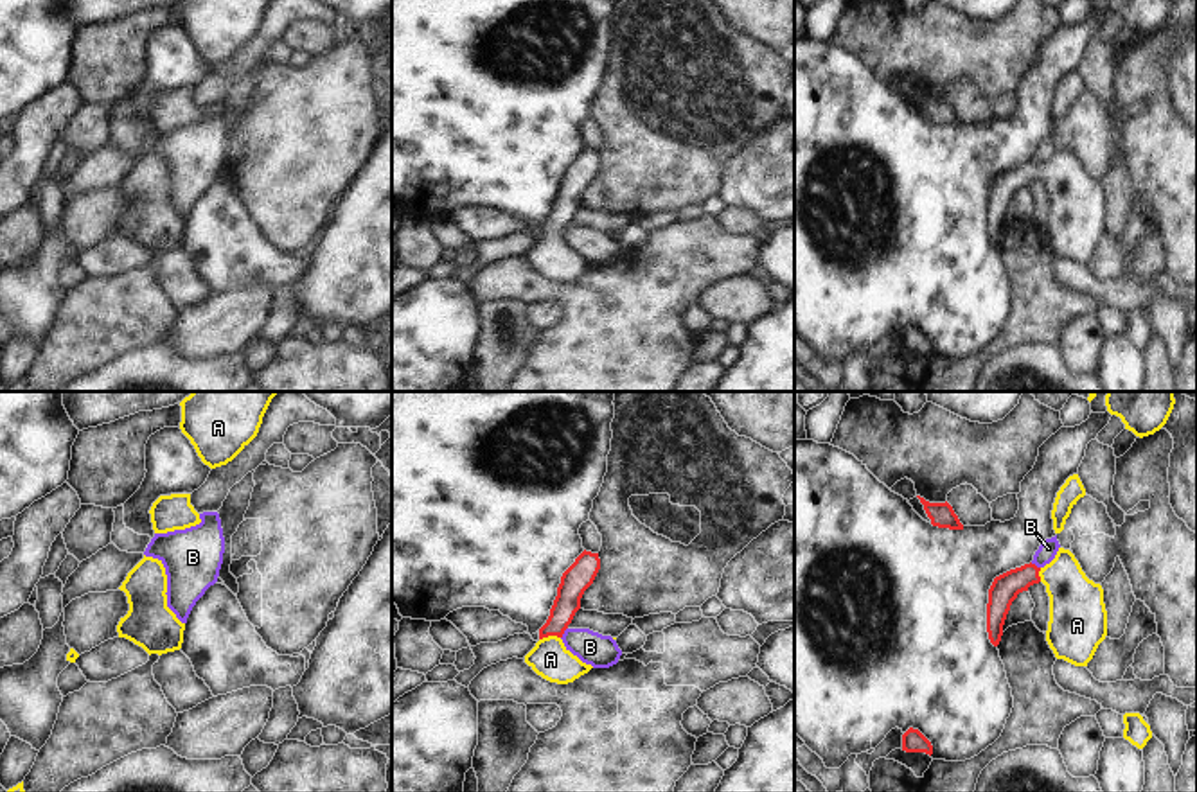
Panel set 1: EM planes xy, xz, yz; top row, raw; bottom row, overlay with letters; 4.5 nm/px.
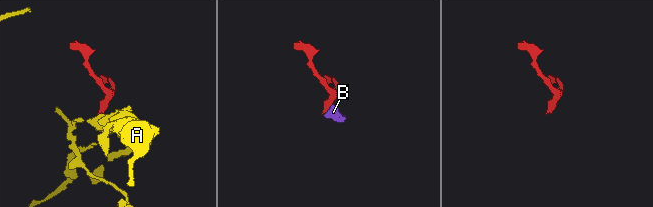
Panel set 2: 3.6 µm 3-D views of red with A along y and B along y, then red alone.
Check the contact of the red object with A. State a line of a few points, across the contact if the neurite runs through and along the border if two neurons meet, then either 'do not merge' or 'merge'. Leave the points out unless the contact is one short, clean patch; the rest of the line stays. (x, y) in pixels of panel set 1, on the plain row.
line xz (572, 184), (561, 214), (549, 232), (550, 257); merge

